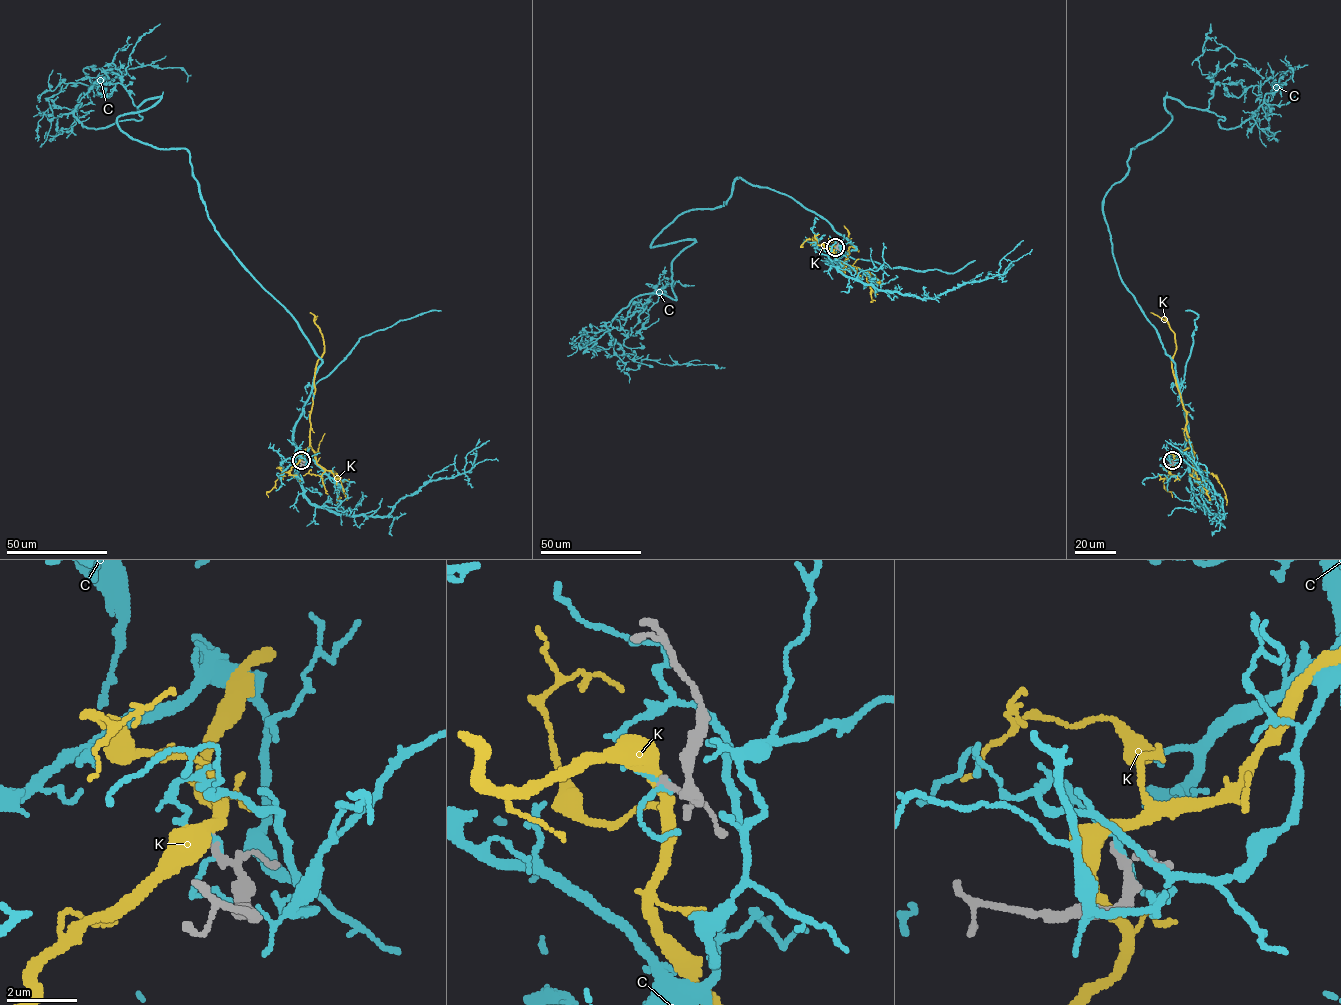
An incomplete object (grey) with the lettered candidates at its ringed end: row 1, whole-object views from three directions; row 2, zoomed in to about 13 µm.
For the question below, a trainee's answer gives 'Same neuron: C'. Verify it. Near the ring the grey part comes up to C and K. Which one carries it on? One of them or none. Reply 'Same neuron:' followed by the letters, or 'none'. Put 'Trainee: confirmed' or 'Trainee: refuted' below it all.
Same neuron: none
Trainee: refuted

